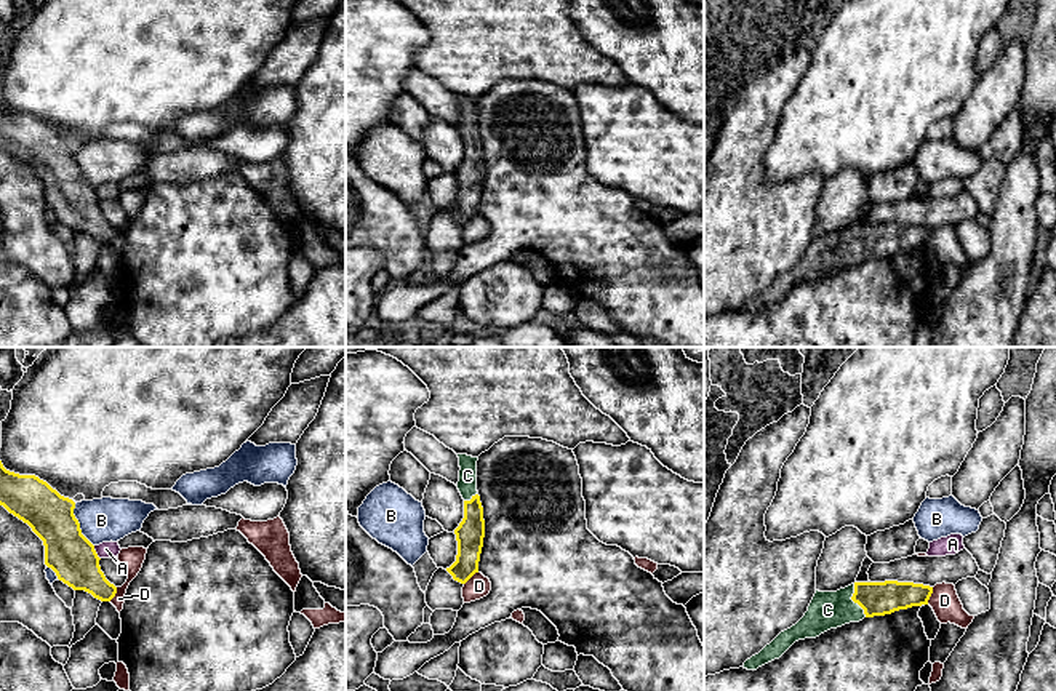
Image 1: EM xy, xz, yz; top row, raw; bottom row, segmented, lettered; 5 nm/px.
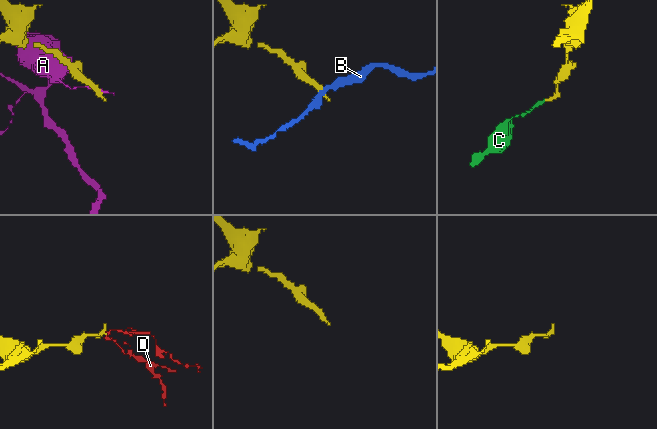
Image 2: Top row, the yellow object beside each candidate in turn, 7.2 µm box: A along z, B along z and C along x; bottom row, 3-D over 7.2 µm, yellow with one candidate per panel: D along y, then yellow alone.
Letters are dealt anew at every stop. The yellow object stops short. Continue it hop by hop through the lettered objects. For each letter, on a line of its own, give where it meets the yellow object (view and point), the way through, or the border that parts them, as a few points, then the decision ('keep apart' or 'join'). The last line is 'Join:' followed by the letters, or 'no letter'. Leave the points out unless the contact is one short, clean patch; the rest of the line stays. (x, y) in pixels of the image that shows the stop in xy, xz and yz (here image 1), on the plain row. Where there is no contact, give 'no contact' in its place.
A: contact xy (95, 194); border xy (93, 187), (100, 200); keep apart
B: contact xy (79, 167); border xy (74, 146), (74, 159), (80, 175), (93, 187); keep apart
C: contact yz (853, 242); way yz (877, 240), (853, 242), (828, 251); join
D: contact yz (930, 237); border yz (933, 229), (927, 245); keep apart
Join: C

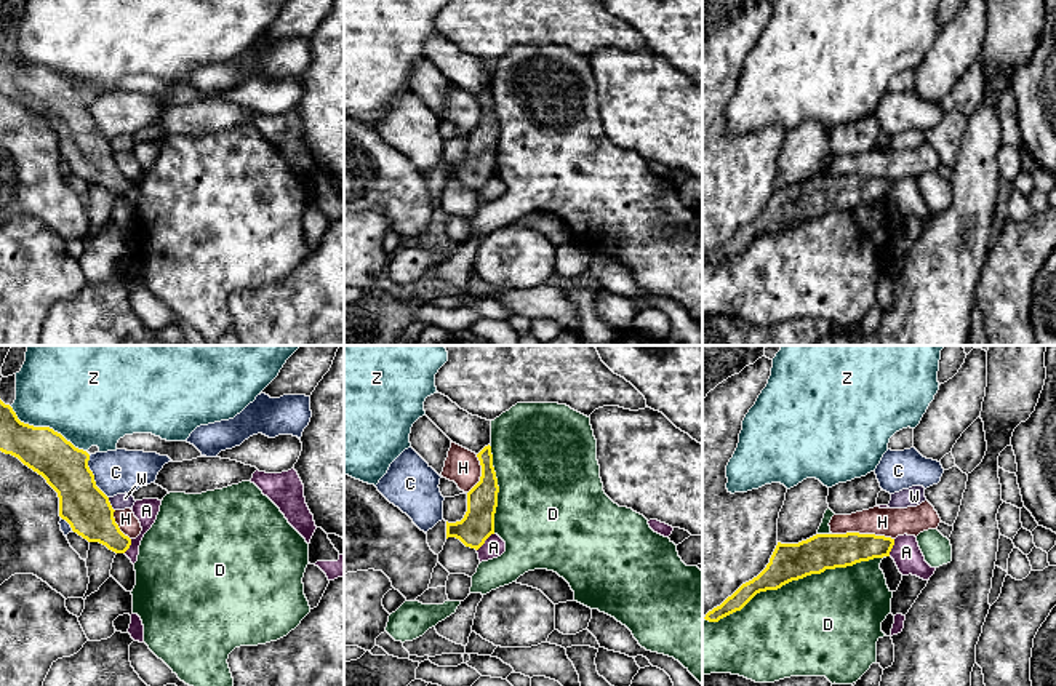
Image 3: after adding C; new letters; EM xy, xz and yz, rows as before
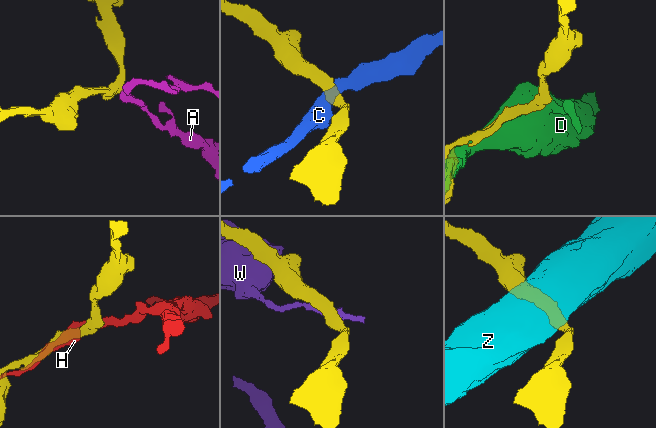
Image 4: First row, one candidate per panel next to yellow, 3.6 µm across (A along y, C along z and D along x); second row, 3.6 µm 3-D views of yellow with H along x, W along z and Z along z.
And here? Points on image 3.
A: contact xz (484, 184); border xz (493, 175), (477, 192); keep apart
C: contact xy (93, 119); border xy (88, 98), (88, 111), (95, 127), (108, 139); keep apart
D: contact yz (794, 221); keep apart
H: contact yz (863, 176); keep apart
W: contact xy (109, 146); border xy (108, 139), (114, 152); keep apart
Z: contact xy (48, 69); keep apart
Join: no letter

